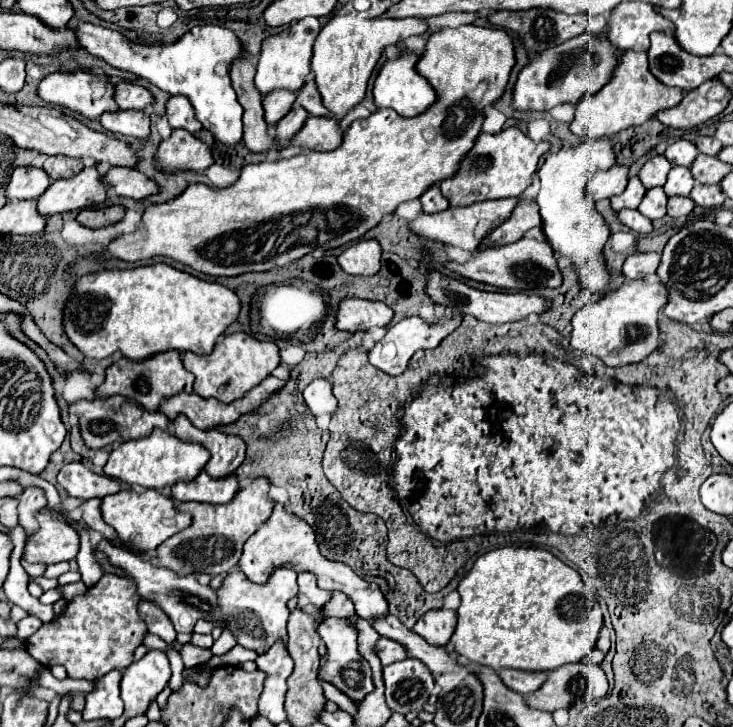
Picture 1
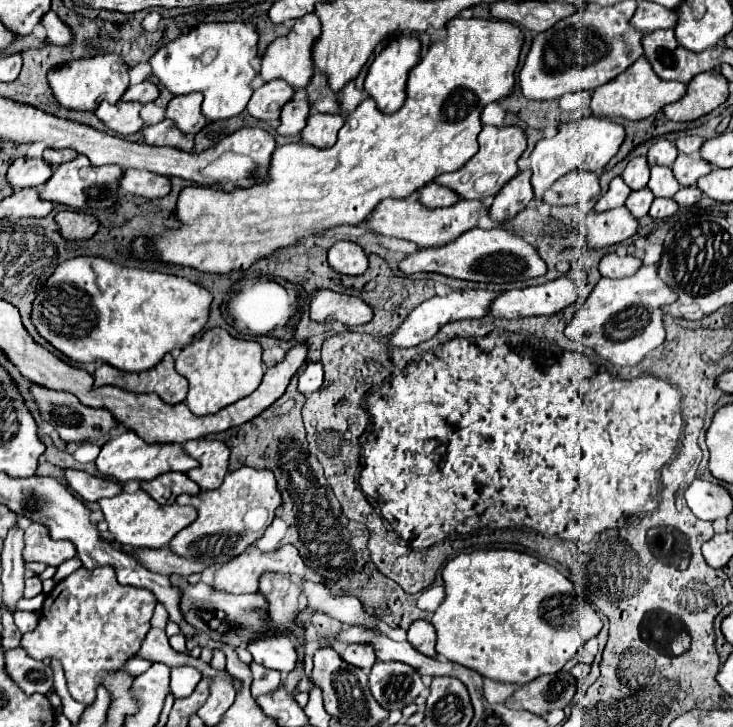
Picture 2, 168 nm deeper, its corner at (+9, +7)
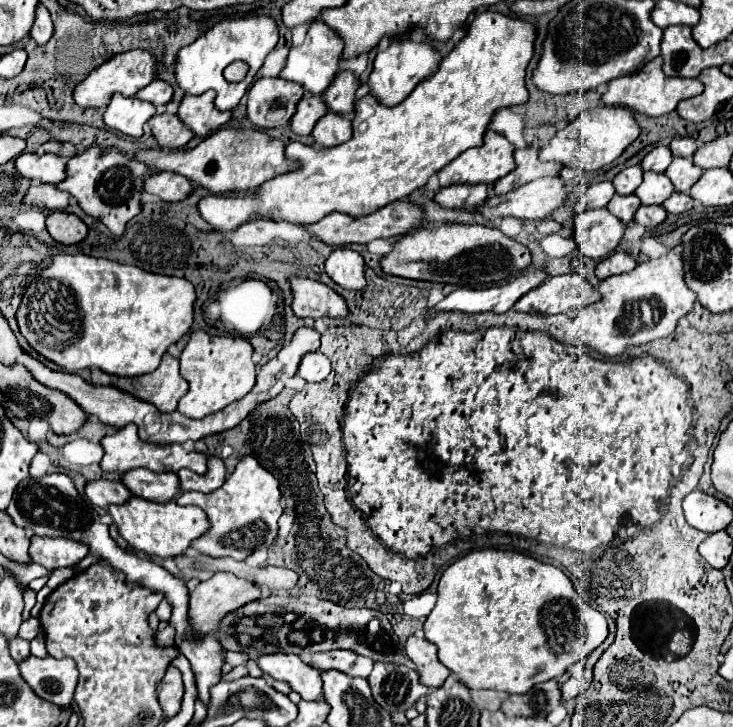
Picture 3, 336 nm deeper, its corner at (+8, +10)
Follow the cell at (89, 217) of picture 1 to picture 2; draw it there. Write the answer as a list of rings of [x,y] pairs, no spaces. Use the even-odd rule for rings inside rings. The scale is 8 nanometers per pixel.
[[[61,211],[55,215],[55,223],[59,225],[59,233],[67,241],[91,239],[99,229],[99,223],[93,215],[81,211]]]

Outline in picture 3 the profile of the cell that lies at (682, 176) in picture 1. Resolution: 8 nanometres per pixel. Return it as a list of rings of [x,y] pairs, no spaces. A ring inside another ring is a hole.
[[[644,172],[644,182],[636,190],[636,196],[642,204],[662,204],[668,196],[672,196],[674,184],[668,180],[666,174],[660,172]]]

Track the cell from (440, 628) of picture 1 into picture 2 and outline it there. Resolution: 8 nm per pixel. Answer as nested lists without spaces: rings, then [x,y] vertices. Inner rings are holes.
[[[415,621],[411,623],[409,631],[407,631],[407,641],[423,655],[427,657],[435,657],[435,631],[431,629],[429,621]]]

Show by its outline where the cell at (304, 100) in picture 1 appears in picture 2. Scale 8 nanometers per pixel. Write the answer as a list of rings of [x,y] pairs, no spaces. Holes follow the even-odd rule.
[[[315,71],[309,87],[309,103],[313,111],[319,113],[337,113],[341,115],[341,107],[339,107],[339,93],[331,91],[331,87],[327,87],[327,75],[323,75],[321,71]]]

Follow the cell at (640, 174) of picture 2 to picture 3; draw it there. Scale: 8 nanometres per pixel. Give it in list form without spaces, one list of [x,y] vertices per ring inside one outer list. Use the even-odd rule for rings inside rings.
[[[630,166],[630,168],[624,168],[622,172],[618,172],[614,178],[616,192],[618,194],[636,192],[636,188],[642,184],[642,174],[644,174],[644,170],[640,166]]]

